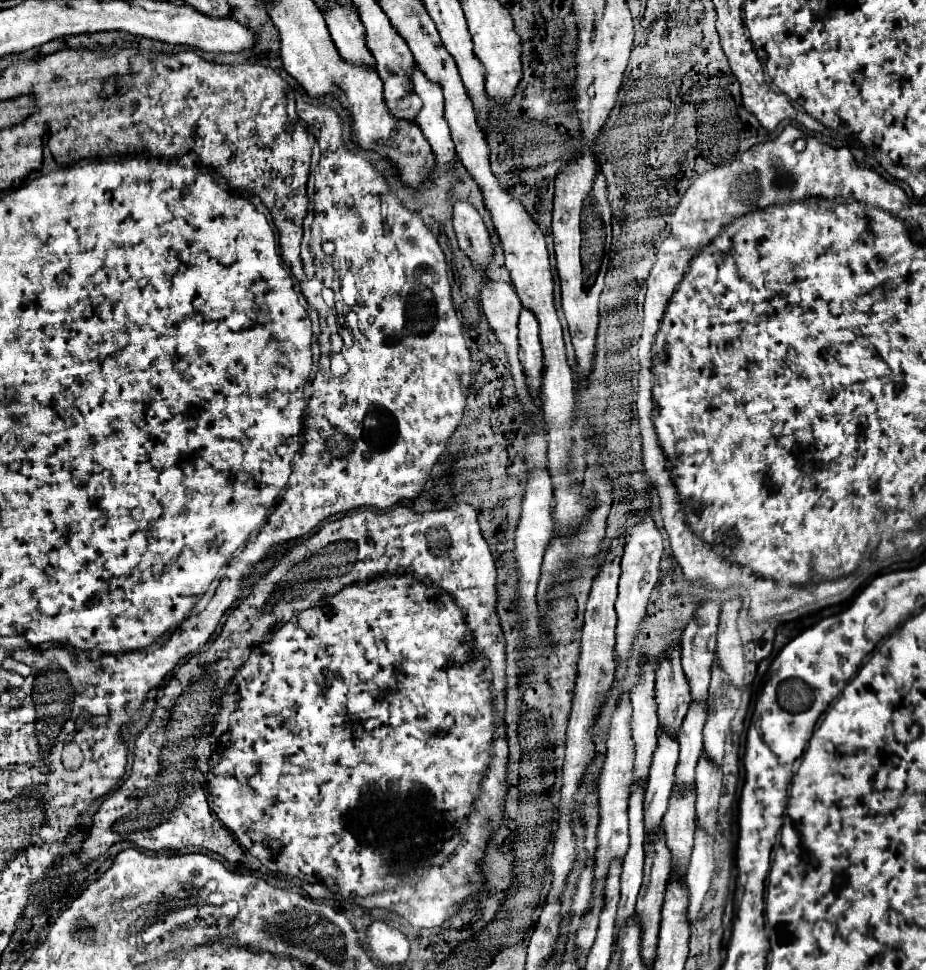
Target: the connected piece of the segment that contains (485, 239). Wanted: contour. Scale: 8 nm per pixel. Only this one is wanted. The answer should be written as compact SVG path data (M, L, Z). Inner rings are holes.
M458 200L454 202L452 218L454 218L454 232L462 252L472 258L478 270L486 270L494 250L490 244L490 234L482 222L482 216L470 202Z

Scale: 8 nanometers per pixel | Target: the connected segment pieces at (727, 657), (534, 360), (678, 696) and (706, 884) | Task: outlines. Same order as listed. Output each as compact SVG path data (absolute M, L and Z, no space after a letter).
M730 600L722 604L720 614L720 626L718 626L718 650L716 660L720 664L720 670L728 676L728 682L736 688L742 688L744 678L744 654L742 654L742 642L736 628L736 618L740 610L740 600Z
M524 310L518 318L518 338L520 338L520 362L524 366L524 372L530 380L530 390L534 390L538 398L538 386L540 386L540 372L542 372L542 346L540 346L540 324L534 312Z
M674 650L670 658L662 658L656 670L656 706L660 728L670 736L678 736L682 718L690 708L690 688L680 666L680 650Z
M696 830L696 842L686 874L686 888L688 888L688 922L694 924L698 920L698 912L710 890L710 880L714 874L714 838L708 836L704 830Z

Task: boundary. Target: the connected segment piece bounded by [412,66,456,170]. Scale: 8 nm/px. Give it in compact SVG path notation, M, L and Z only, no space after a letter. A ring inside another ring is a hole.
M418 66L414 68L412 84L414 84L414 92L424 102L422 110L416 116L416 122L422 128L426 140L430 142L438 164L444 170L448 170L448 166L456 158L456 152L454 152L454 144L452 144L452 138L450 138L450 128L446 124L446 118L444 118L442 86L426 80L426 74L422 74L422 70Z

